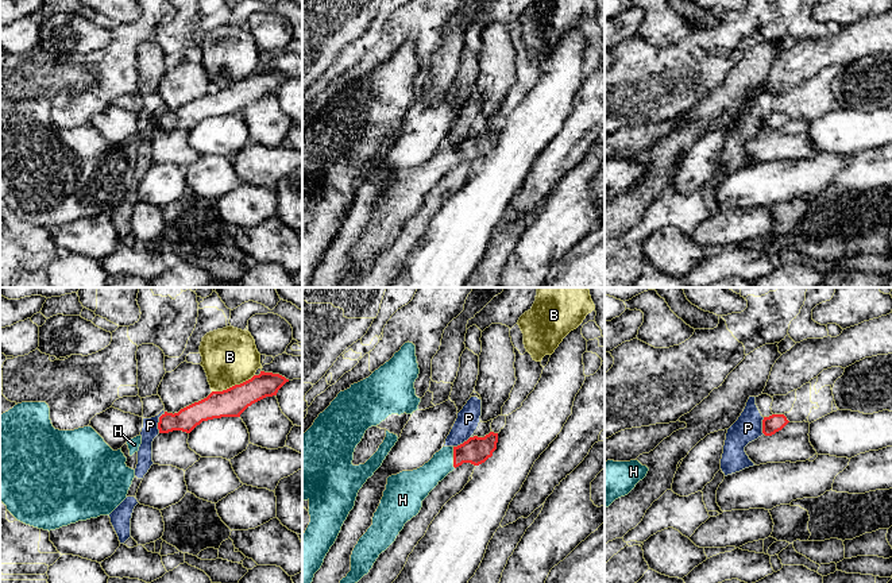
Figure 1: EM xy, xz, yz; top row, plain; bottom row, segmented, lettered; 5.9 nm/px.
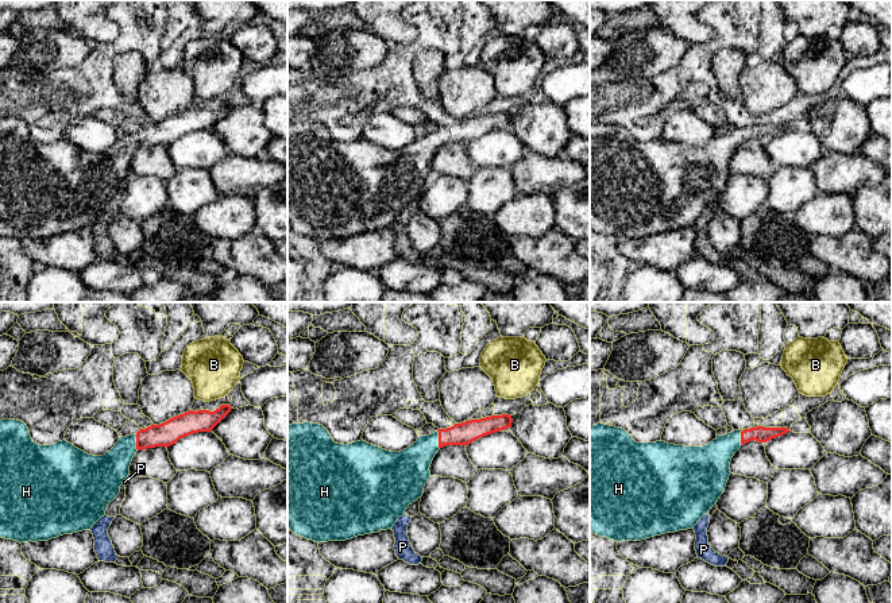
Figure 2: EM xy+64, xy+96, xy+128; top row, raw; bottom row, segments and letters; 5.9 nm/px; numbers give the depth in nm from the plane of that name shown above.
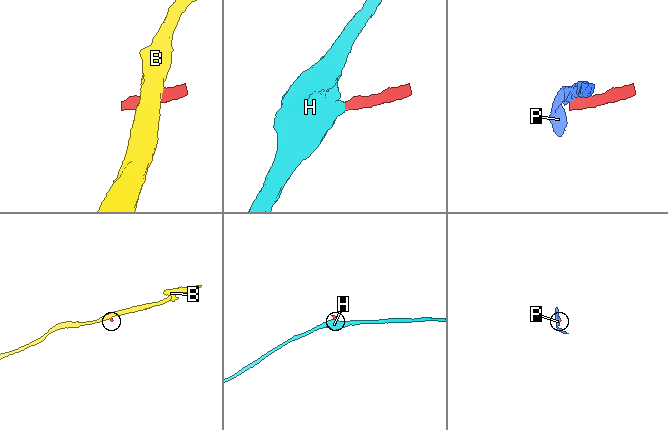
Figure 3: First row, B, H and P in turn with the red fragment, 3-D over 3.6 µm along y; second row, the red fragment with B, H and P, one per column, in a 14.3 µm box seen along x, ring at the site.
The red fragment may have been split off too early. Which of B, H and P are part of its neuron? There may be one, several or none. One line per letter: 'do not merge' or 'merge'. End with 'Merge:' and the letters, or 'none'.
B: do not merge
H: merge
P: do not merge
Merge: H

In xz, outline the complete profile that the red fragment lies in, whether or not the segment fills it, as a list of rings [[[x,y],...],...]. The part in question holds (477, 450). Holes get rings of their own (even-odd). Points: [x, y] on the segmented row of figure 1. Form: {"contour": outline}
{"contour": [[[490,432],[484,437],[470,437],[467,441],[457,447],[443,447],[433,457],[422,467],[413,471],[402,471],[397,475],[387,478],[386,490],[381,503],[374,513],[372,525],[359,538],[351,555],[351,571],[340,583],[358,583],[364,575],[370,572],[374,563],[382,552],[385,552],[397,538],[405,524],[416,517],[421,507],[422,501],[429,493],[456,467],[463,463],[479,466],[493,456],[497,449],[498,433]]]}

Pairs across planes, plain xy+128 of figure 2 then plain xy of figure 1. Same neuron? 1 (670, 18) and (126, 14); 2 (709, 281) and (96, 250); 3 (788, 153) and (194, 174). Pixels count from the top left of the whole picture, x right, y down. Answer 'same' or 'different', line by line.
1: same
2: different
3: different

